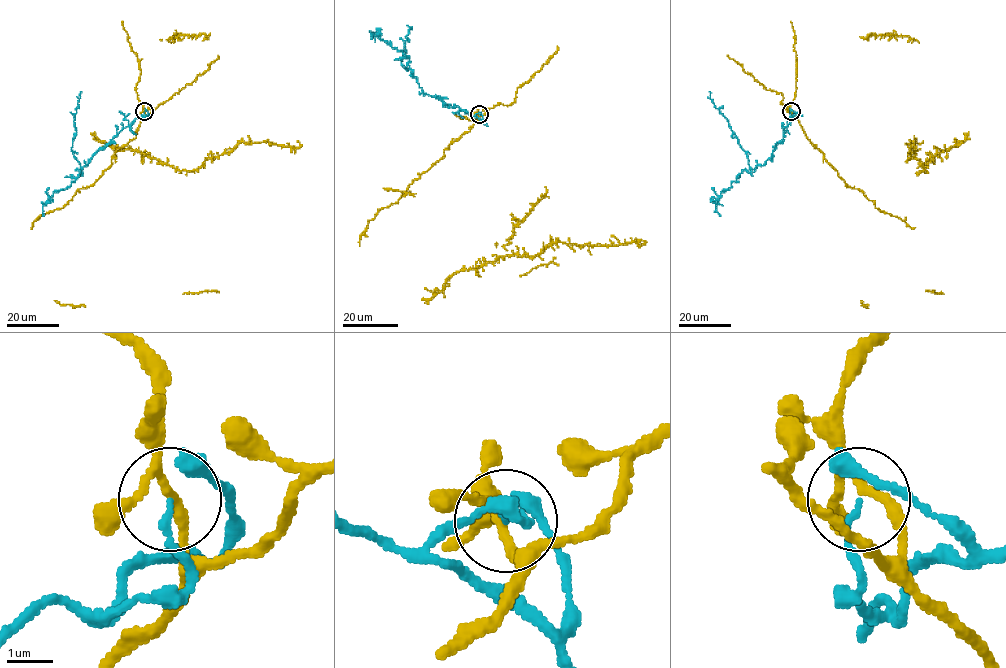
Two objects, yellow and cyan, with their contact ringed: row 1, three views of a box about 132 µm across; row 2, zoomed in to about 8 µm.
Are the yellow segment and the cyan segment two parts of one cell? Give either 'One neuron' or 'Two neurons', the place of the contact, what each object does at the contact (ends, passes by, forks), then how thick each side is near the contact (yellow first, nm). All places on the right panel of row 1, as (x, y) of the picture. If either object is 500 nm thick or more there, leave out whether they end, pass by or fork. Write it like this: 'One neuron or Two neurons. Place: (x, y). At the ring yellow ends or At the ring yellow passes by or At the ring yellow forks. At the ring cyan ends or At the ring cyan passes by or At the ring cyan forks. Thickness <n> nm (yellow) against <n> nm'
Two neurons. Place: (791, 111). At the ring yellow forks. At the ring cyan ends. Thickness 160 nm (yellow) against 130 nm

